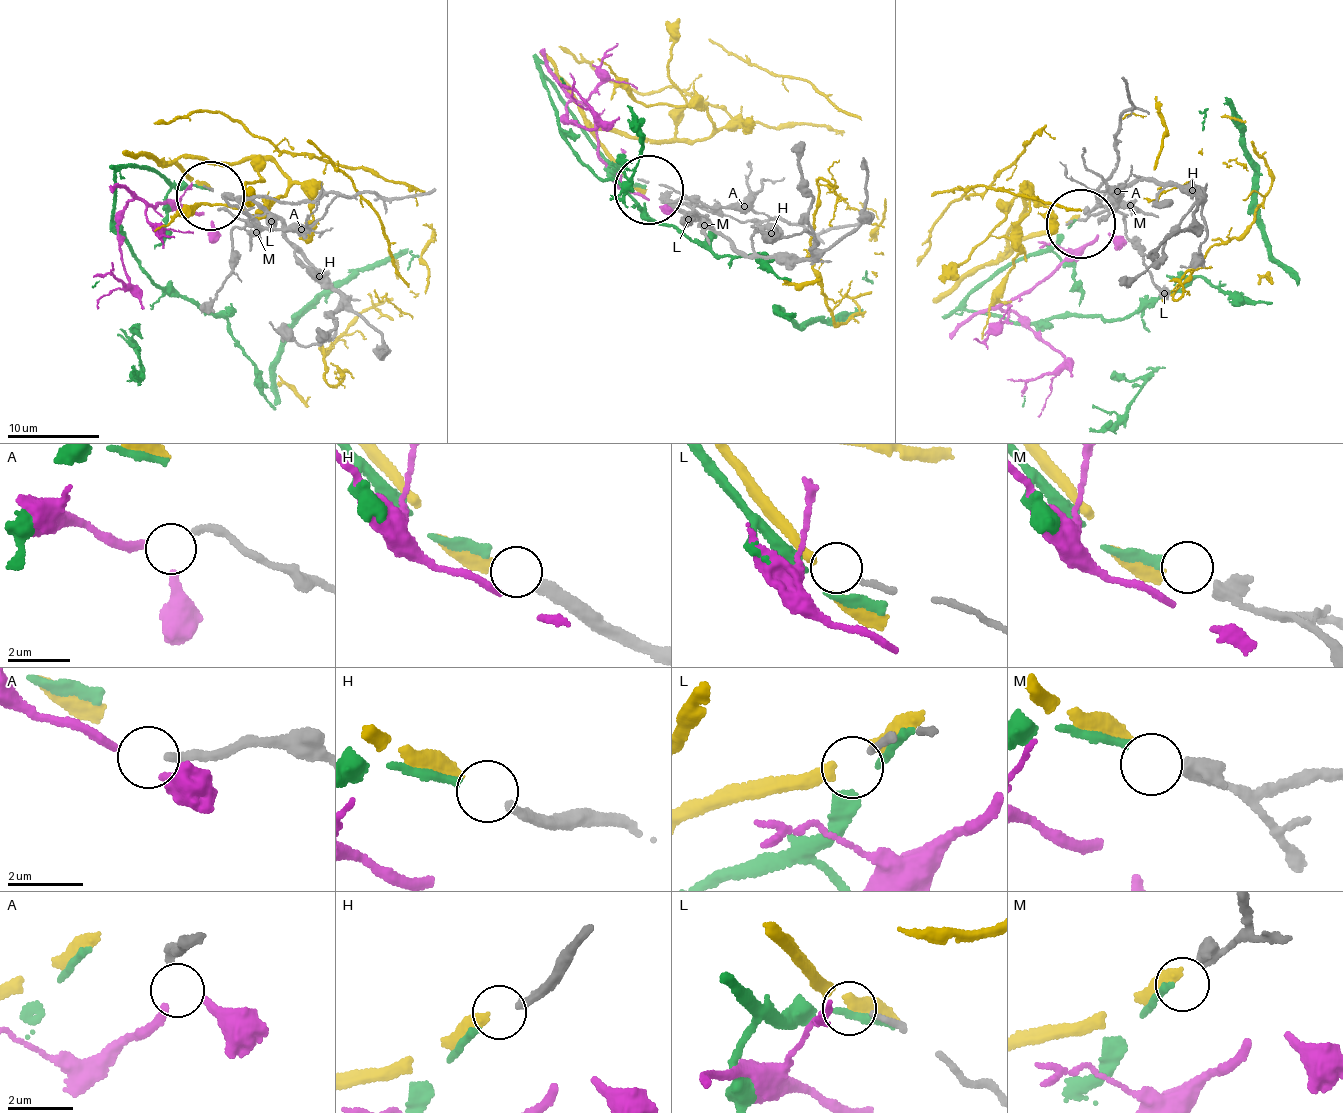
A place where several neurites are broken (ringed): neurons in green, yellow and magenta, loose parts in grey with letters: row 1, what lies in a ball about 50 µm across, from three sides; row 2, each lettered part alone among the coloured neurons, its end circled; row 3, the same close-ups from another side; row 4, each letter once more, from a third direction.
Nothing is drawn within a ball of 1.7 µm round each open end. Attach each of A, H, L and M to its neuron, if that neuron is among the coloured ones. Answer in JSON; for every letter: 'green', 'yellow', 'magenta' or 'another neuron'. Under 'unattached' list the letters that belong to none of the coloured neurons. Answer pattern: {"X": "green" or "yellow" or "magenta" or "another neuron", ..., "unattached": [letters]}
{"A": "magenta", "H": "yellow", "L": "another neuron", "M": "green", "unattached": ["L"]}

